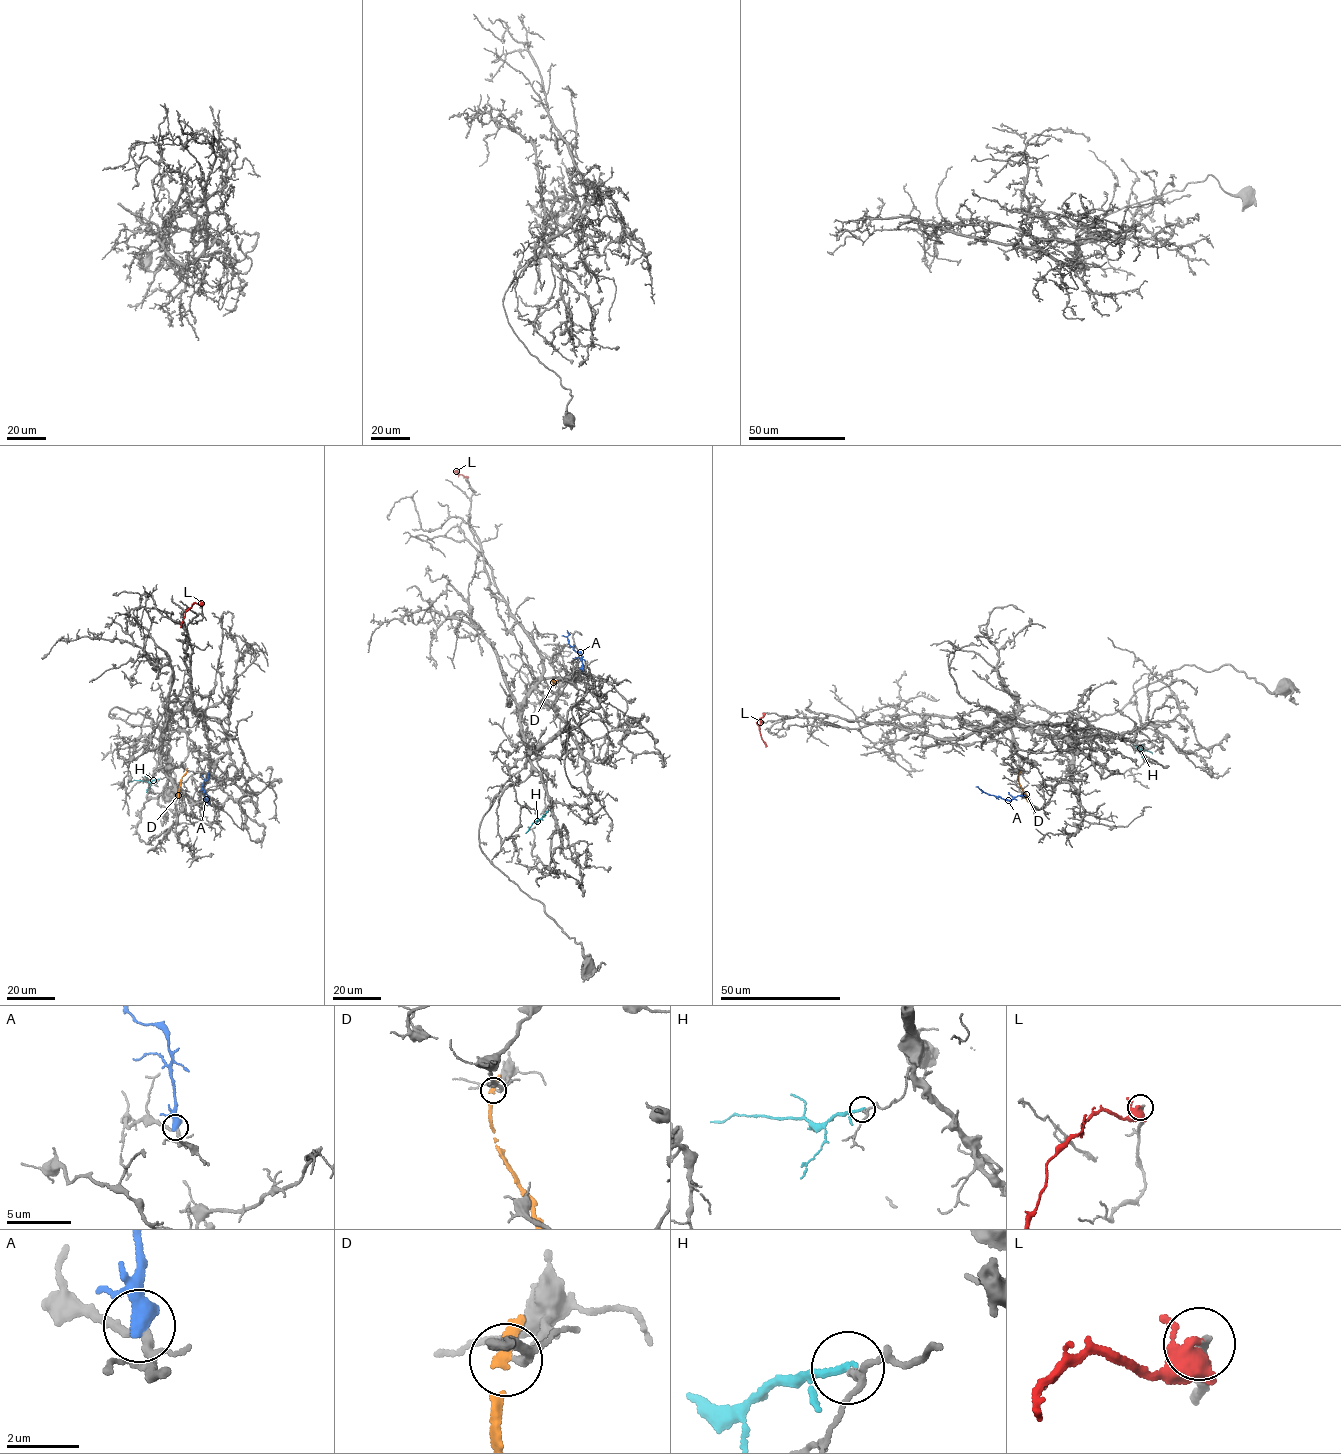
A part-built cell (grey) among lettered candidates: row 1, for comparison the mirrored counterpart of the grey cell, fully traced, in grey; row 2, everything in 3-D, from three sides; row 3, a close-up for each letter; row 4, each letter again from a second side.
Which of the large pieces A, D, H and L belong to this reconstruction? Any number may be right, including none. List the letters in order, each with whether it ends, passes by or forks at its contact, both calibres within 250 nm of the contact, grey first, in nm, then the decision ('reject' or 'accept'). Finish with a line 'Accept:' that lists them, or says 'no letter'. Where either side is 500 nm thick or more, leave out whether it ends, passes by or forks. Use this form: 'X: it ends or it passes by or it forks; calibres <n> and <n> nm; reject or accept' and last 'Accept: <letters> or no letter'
A: it passes by; calibres 220 and 340 nm; reject
D: it passes by; calibres 190 and 180 nm; reject
H: it ends; calibres 170 and 200 nm; reject
L: it passes by; calibres 240 and 440 nm; accept
Accept: L

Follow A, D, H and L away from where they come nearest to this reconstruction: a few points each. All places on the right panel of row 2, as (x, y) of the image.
A: (1024, 795), (1007, 800), (975, 786)
D: (1019, 774), (1020, 786), (1030, 802)
H: (1134, 745), (1152, 753)
L: (763, 713), (759, 729), (765, 746)

